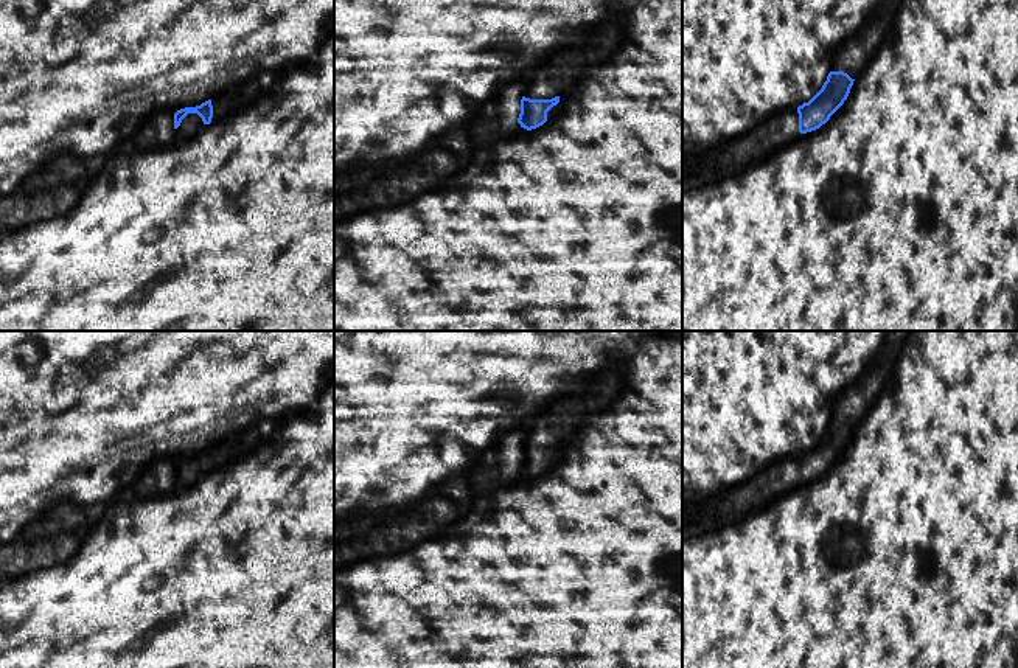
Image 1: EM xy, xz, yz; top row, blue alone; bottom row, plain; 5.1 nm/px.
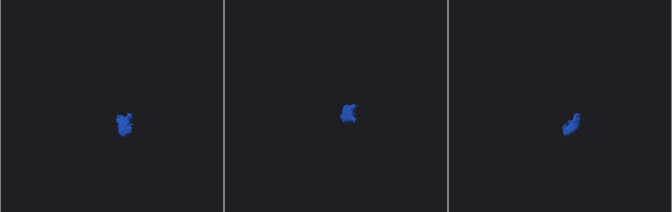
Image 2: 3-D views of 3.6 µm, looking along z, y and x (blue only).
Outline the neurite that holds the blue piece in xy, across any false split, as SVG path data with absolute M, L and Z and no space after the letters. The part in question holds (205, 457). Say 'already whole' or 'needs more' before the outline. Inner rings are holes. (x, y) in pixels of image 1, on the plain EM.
needs more | M211 447L196 455L185 455L174 461L174 477L179 485L190 485L213 466Z

